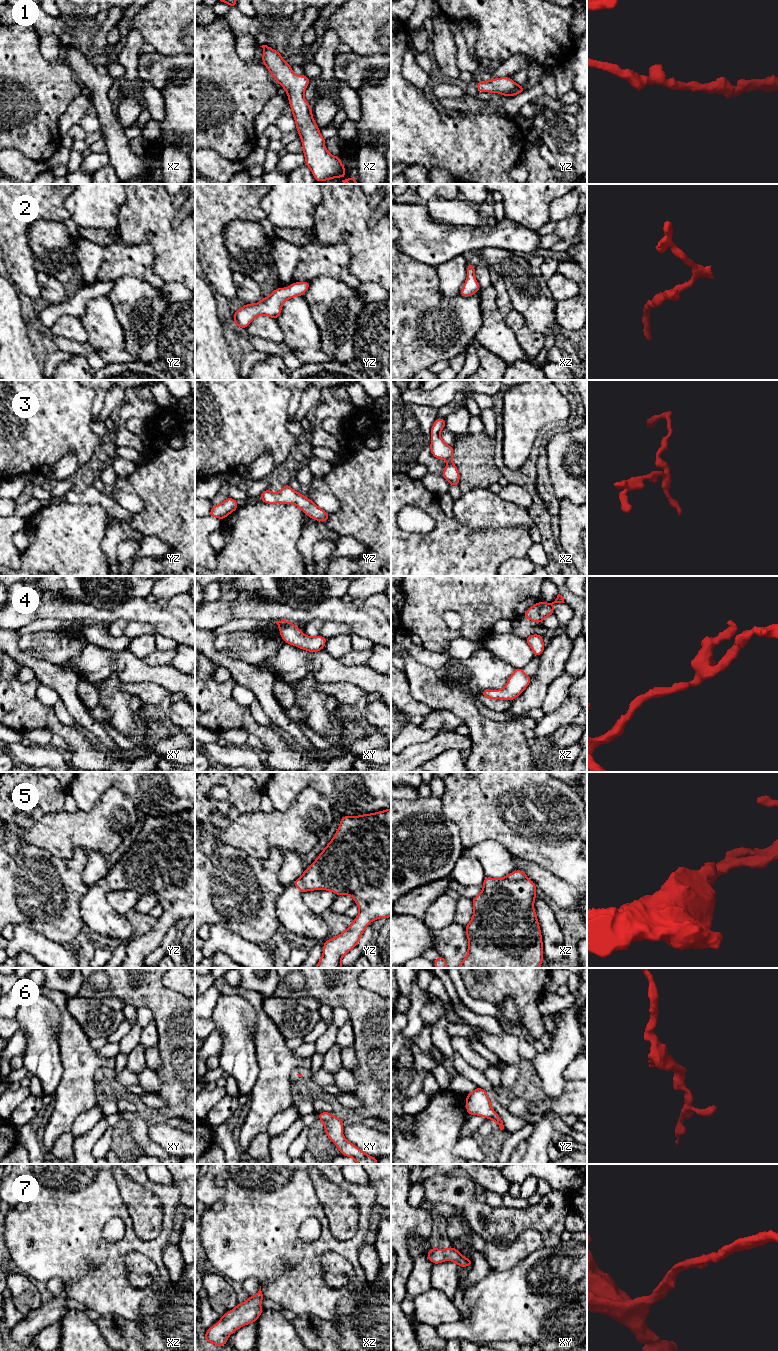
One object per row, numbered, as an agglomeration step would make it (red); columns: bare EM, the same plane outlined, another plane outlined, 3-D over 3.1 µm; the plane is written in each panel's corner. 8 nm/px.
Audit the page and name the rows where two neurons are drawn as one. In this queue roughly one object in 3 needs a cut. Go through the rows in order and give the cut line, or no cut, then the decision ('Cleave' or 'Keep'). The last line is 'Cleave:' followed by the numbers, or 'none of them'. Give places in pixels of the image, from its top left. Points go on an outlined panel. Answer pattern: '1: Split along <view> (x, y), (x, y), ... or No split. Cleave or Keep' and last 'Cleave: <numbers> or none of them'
1: No split. Keep
2: No split. Keep
3: No split. Keep
4: No split. Keep
5: No split. Keep
6: No split. Keep
7: No split. Keep
Cleave: none of them

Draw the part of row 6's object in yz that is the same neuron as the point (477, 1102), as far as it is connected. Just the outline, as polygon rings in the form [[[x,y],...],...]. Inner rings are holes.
[[[477,1087],[470,1092],[465,1099],[468,1115],[479,1115],[495,1121],[500,1130],[504,1129],[503,1121],[491,1107],[491,1100],[487,1096],[487,1091]]]

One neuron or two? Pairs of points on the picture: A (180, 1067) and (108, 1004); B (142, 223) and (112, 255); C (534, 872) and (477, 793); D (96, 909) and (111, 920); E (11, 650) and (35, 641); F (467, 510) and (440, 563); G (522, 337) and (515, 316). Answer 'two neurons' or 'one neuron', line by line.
A: two neurons
B: two neurons
C: two neurons
D: one neuron
E: two neurons
F: two neurons
G: one neuron

